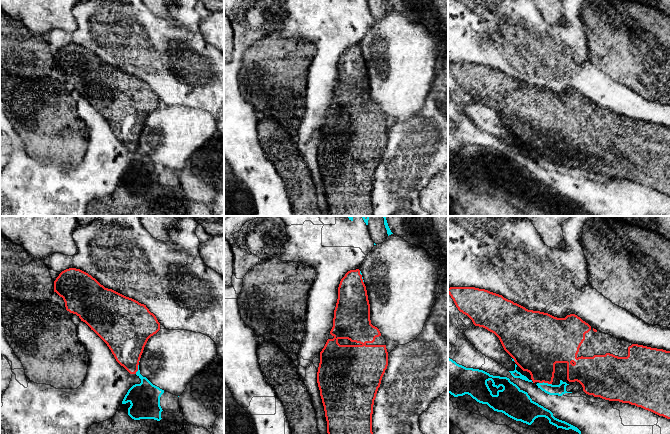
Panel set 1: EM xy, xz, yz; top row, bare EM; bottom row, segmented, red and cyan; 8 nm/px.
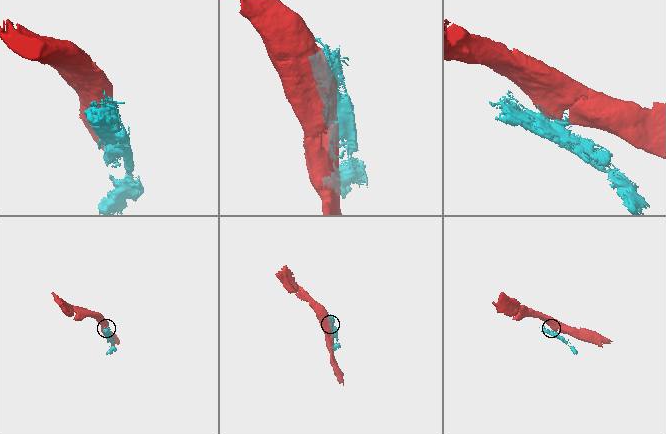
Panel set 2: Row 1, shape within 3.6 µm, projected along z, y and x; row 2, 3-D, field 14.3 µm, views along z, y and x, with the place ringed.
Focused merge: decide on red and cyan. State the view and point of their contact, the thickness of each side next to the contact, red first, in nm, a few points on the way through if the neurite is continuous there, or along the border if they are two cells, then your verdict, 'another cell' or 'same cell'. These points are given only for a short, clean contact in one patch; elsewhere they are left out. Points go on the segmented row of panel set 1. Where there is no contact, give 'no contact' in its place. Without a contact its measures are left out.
yz (545, 382) | 340/90 nm | along yz (539, 382), (551, 384) | another cell

